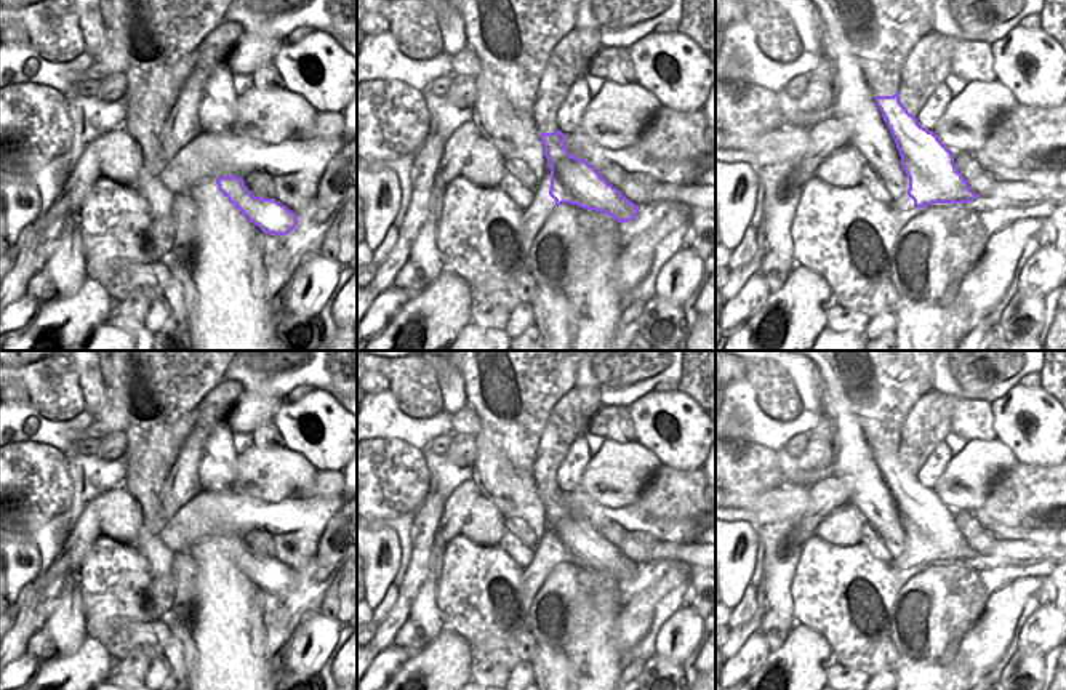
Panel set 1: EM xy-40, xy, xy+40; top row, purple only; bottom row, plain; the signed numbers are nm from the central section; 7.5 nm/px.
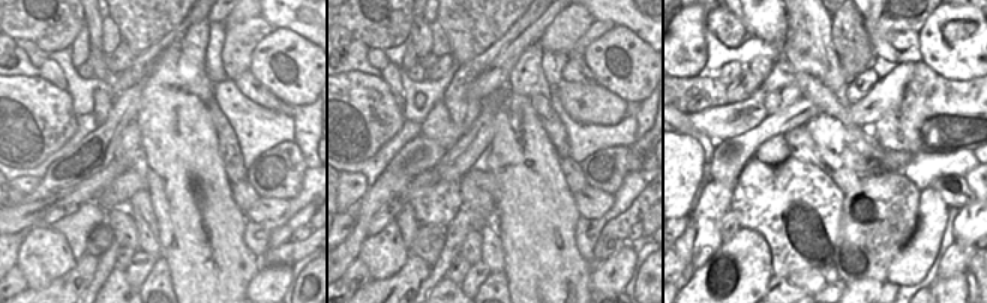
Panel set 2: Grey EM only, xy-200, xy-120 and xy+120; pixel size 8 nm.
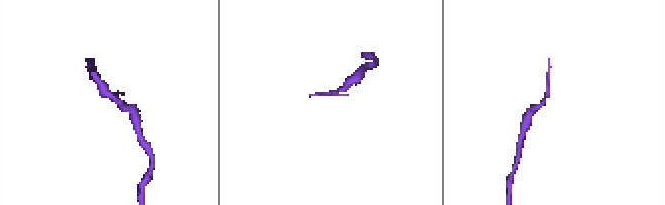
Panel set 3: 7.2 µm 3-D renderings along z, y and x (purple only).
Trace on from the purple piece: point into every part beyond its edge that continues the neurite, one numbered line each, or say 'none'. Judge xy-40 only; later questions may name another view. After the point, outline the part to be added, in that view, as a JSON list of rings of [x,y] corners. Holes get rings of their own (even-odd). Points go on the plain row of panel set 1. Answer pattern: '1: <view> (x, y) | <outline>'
none

